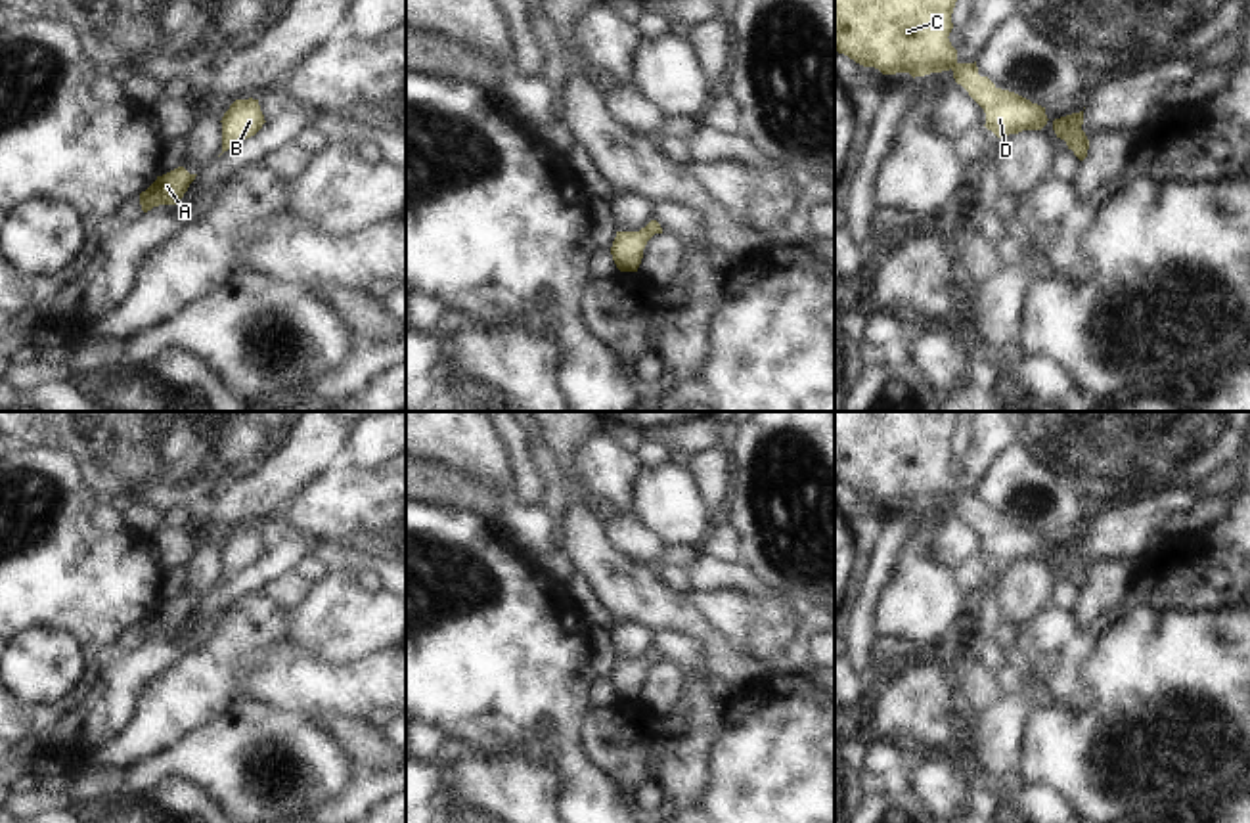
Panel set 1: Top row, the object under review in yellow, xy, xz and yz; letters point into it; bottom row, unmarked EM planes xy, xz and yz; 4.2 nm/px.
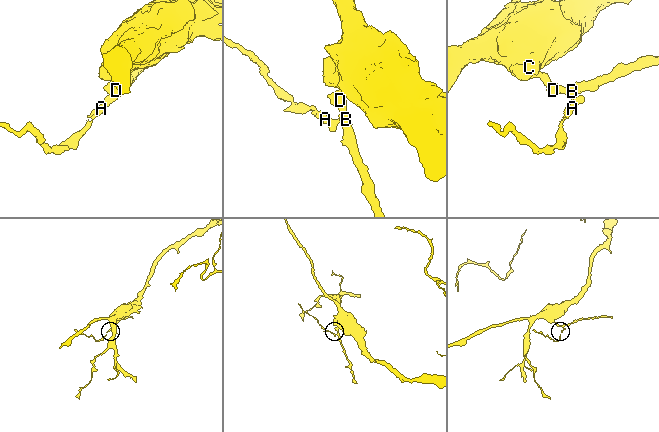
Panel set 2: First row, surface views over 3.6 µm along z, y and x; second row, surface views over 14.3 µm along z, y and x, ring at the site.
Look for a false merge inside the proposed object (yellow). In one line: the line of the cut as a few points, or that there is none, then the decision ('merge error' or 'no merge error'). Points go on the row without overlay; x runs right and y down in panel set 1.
cut none; no merge error

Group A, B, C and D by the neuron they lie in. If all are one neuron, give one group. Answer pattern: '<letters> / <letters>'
A B C D

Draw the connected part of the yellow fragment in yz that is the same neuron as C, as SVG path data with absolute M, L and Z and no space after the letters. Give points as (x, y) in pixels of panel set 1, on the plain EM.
M835 412L835 480L882 503L909 501L915 507L951 498L955 511L984 538L984 555L997 567L1041 559L1049 549L1045 536L997 517L988 505L978 503L976 490L957 490L957 478L948 465L963 419L963 412Z

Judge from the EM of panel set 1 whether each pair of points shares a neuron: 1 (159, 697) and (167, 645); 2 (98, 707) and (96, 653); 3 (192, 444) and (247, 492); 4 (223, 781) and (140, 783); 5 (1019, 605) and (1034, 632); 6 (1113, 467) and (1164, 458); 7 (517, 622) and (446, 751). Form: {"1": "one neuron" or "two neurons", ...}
{"1": "two neurons", "2": "two neurons", "3": "two neurons", "4": "one neuron", "5": "two neurons", "6": "one neuron", "7": "two neurons"}

